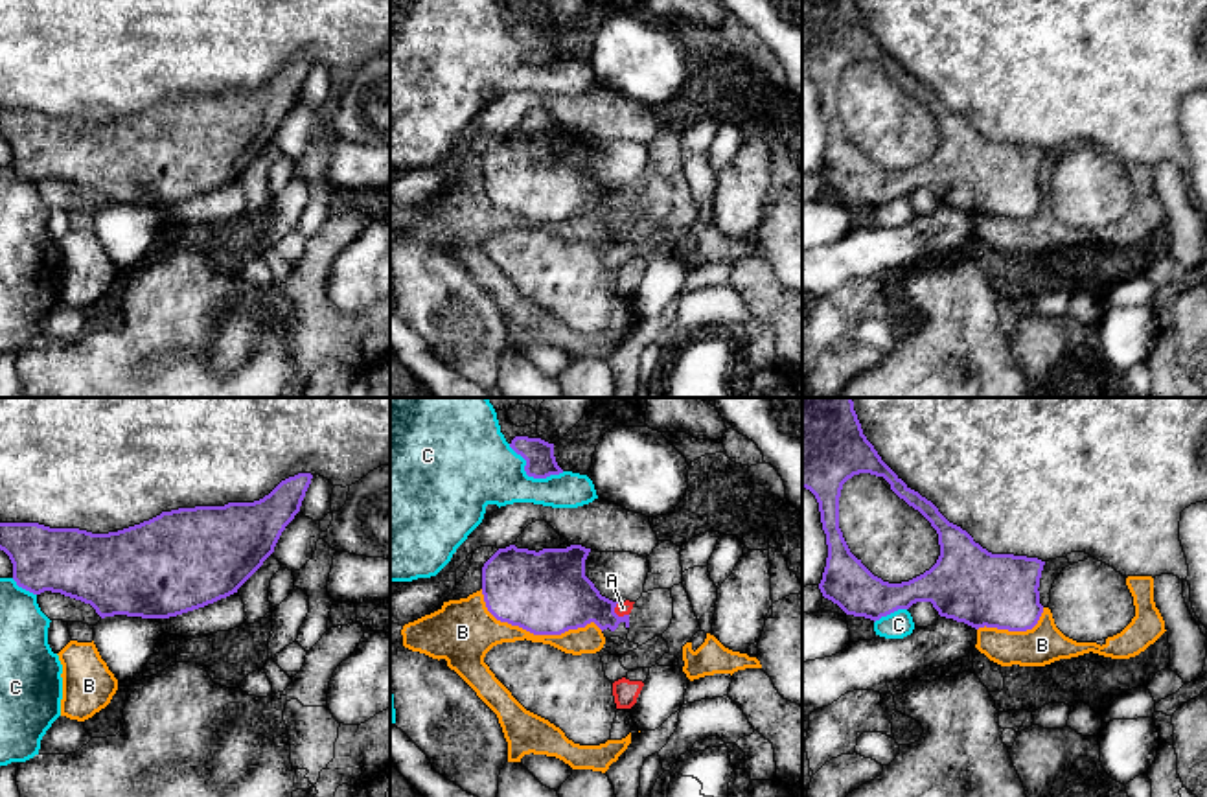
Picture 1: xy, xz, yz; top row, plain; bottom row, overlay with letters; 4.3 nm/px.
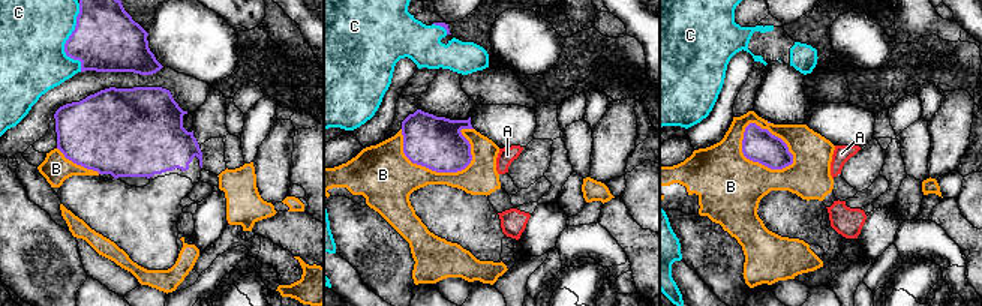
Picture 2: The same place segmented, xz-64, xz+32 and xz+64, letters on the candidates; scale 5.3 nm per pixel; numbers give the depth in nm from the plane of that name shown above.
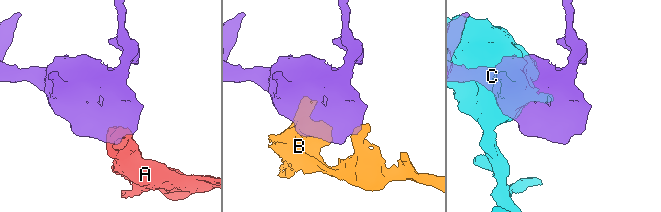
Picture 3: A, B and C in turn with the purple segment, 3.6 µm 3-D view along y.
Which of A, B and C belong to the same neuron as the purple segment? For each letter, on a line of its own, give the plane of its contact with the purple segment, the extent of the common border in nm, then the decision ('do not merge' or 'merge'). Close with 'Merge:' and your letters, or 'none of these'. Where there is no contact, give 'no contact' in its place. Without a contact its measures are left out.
A: xz | 80 nm | do not merge
B: xz | 550 nm | do not merge
C: xz | 280 nm | do not merge
Merge: none of these

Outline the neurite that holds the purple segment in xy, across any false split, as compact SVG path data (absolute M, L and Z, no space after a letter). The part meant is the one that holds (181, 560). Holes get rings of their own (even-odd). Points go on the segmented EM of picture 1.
M298 473L254 502L178 508L109 534L0 523L0 550L13 563L17 585L33 595L61 593L90 604L101 618L169 618L237 593L274 552L282 532L300 512L311 479L311 473Z

